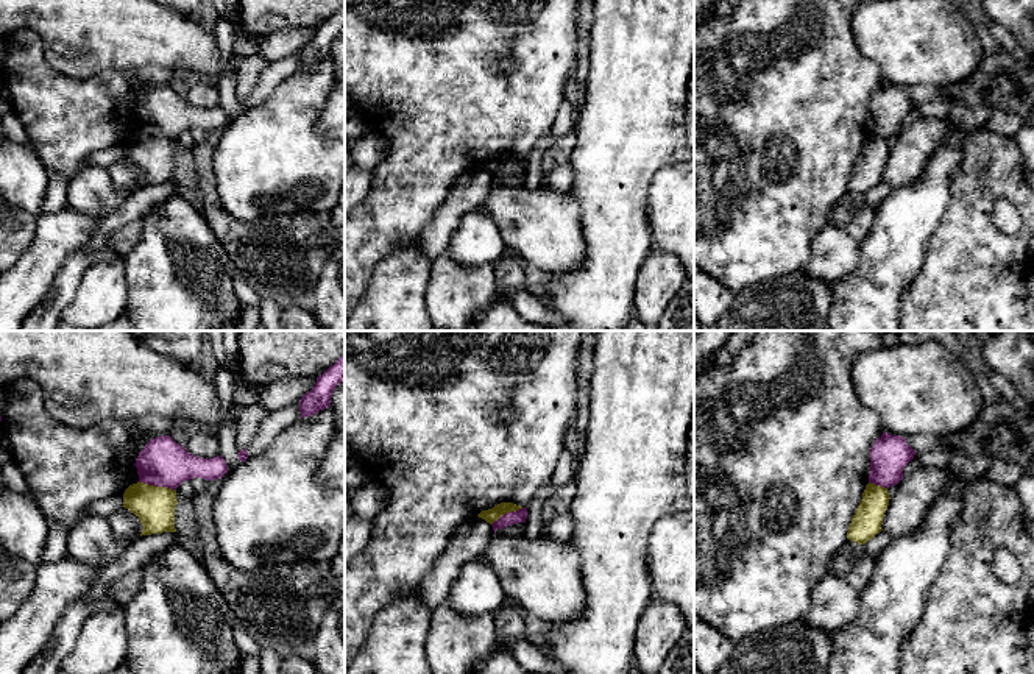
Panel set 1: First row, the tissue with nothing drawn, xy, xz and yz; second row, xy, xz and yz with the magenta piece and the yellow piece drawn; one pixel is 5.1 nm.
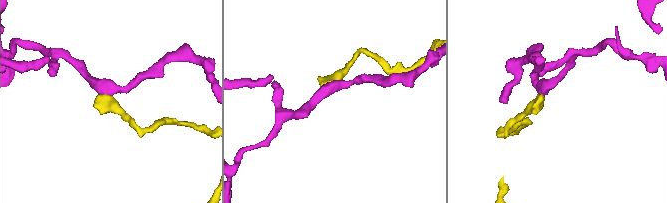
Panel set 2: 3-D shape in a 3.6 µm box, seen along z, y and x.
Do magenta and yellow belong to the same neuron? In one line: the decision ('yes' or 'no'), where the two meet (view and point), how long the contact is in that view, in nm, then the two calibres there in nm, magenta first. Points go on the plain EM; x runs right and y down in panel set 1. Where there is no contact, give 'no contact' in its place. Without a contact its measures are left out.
no; contact xy (158, 136); length 200 nm; calibres 260 and 200 nm

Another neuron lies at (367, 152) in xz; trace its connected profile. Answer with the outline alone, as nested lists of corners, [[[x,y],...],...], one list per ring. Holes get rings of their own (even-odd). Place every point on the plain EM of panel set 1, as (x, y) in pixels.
[[[374,131],[357,139],[345,136],[345,150],[351,154],[352,165],[359,168],[374,170],[385,159],[388,148],[388,140]]]

